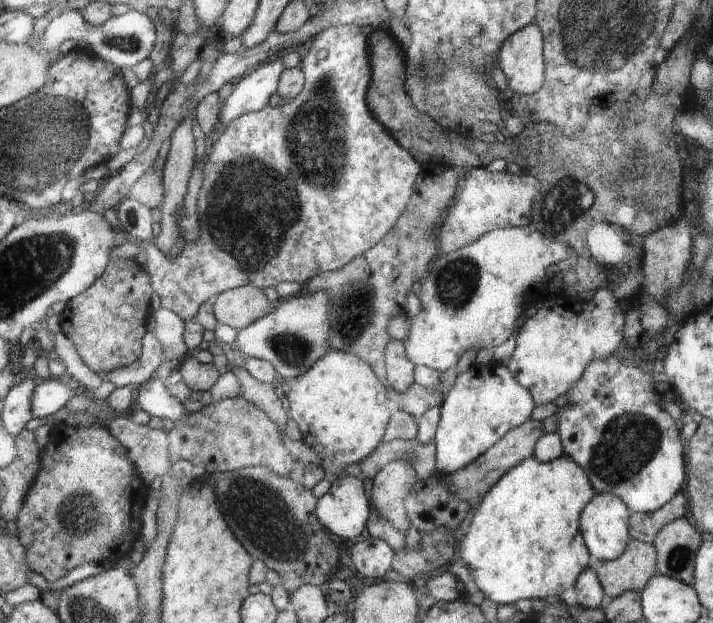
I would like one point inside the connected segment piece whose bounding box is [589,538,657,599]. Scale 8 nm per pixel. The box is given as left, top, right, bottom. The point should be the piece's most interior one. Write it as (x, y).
(632, 571)

